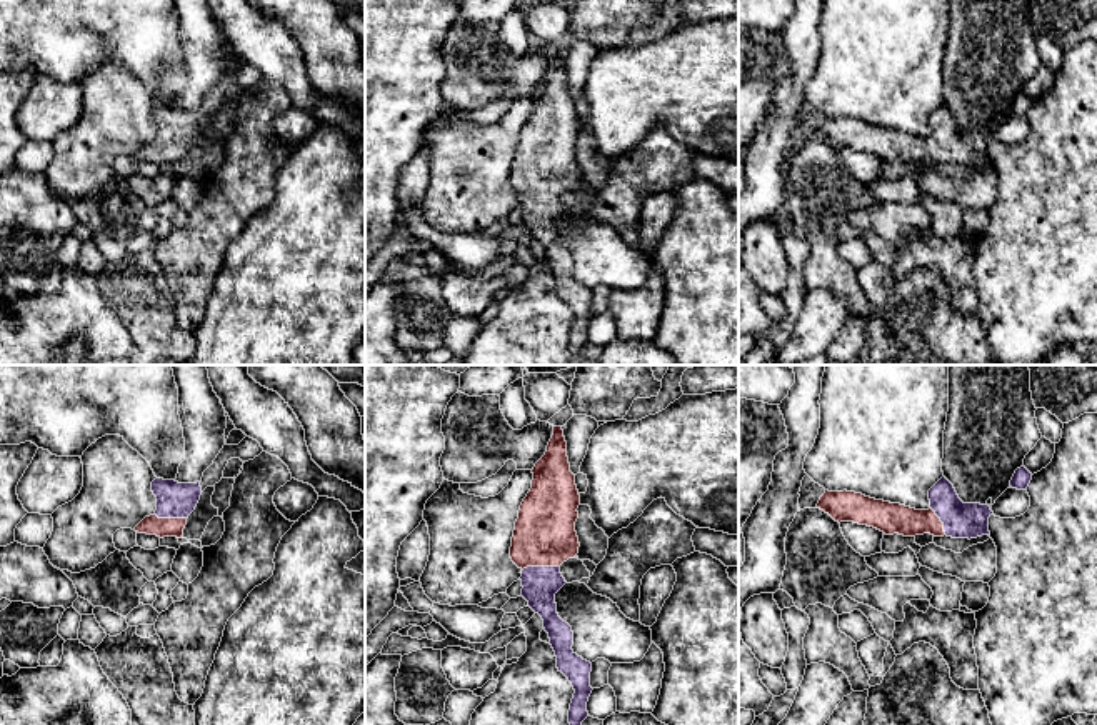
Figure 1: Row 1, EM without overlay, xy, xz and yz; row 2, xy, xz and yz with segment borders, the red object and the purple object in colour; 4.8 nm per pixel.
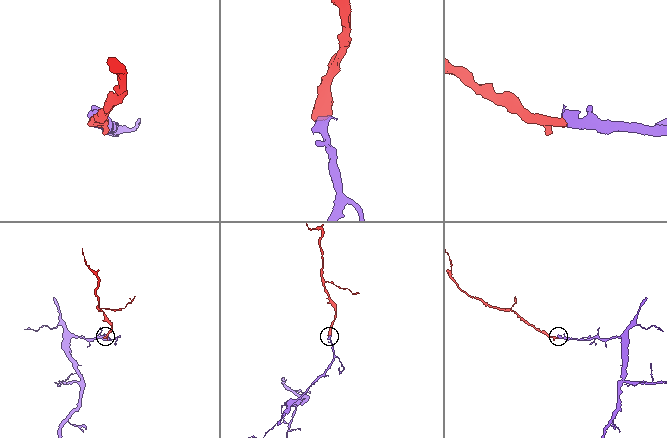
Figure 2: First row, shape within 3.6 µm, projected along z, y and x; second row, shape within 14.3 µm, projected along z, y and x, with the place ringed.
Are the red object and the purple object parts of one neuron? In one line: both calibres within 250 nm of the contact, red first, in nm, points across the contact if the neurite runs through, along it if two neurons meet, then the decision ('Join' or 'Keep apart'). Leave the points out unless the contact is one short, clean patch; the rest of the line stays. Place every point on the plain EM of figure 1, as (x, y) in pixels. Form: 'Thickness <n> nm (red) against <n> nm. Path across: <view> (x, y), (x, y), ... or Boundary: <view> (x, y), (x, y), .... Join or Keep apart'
Thickness 300 nm (red) against 170 nm. Path across: xz (544, 162), (540, 192), (540, 210). Join

